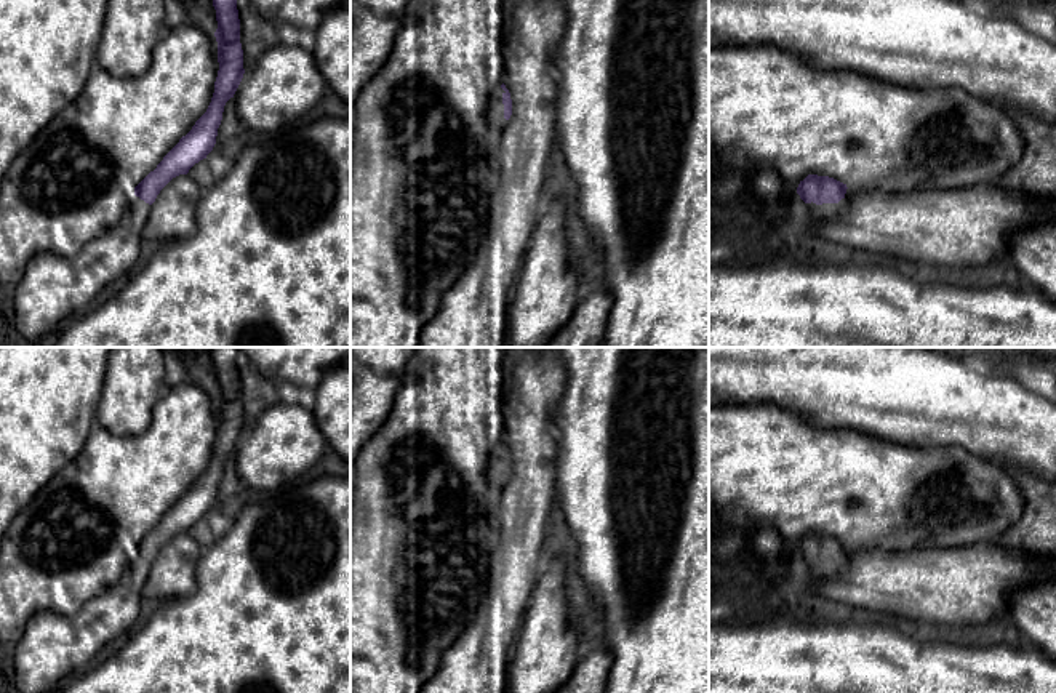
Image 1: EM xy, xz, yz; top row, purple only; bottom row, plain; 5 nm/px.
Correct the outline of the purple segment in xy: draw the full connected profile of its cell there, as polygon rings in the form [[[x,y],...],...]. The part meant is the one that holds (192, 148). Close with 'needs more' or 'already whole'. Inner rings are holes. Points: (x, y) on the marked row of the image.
[[[213,0],[213,6],[216,10],[218,21],[214,37],[218,42],[219,70],[214,82],[214,93],[206,112],[163,157],[157,168],[134,187],[134,195],[115,226],[90,240],[74,258],[64,258],[45,251],[29,259],[21,282],[13,288],[14,326],[26,346],[46,339],[51,333],[61,330],[67,322],[91,309],[110,290],[114,290],[122,280],[138,269],[147,248],[142,240],[142,229],[149,218],[150,205],[173,178],[187,174],[195,163],[206,158],[206,155],[213,150],[218,128],[222,120],[224,106],[230,98],[234,98],[245,74],[237,0]]] | needs more

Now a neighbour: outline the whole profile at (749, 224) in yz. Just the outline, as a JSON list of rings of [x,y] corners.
[[[709,203],[718,208],[723,214],[731,218],[731,234],[741,235],[749,243],[746,248],[747,256],[765,253],[765,243],[771,237],[771,230],[778,226],[770,224],[763,216],[750,208],[734,206],[725,210],[715,203]]]

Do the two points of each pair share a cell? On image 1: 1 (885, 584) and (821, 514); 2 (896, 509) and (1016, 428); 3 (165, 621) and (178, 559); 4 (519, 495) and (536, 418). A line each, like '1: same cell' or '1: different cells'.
1: different cells
2: different cells
3: different cells
4: same cell

